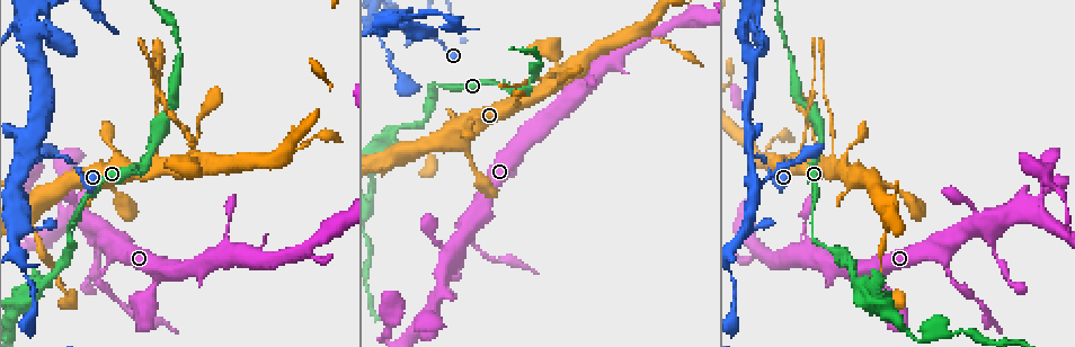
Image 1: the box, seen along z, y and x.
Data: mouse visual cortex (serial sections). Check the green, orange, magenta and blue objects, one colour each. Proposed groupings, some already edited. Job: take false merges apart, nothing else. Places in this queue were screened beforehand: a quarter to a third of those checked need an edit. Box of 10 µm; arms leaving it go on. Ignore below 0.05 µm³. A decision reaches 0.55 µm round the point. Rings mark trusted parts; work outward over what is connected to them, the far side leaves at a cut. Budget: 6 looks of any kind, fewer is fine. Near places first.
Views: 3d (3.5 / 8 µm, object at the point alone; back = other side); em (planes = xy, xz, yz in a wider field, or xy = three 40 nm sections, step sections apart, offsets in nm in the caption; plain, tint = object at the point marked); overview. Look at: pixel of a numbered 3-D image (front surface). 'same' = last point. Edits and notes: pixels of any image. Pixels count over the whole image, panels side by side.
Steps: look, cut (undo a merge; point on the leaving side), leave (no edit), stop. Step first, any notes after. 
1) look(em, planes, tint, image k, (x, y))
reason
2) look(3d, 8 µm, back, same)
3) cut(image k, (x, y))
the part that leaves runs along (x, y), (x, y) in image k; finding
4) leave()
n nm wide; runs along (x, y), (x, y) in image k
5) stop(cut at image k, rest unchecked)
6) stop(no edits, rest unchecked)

look(em, xy, step 3, tint, image 1, (832, 145))

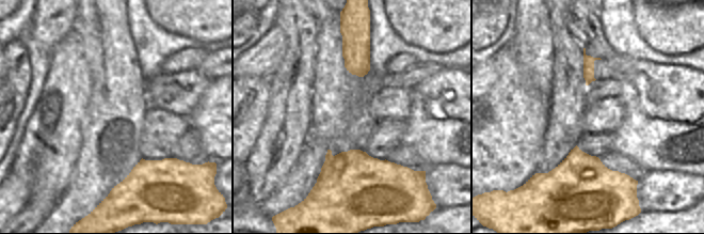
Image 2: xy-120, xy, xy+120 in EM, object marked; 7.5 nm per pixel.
look(3d, 3.5 µm, same)

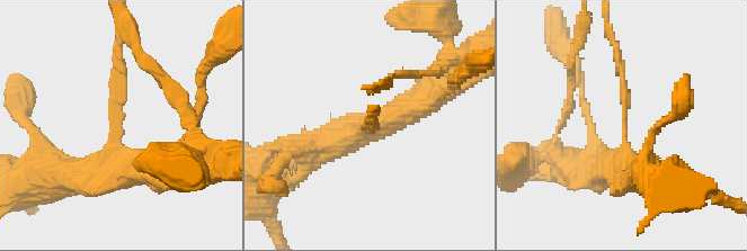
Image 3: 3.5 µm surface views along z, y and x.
cut(image 3, (116, 69))
arms of 150, 400 nm; the part that leaves runs along (114, 108), (121, 88), (121, 39) in image 3; two cells meet here

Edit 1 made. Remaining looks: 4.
look(3d, 8 µm, image 1, (41, 157))
sudden change in width

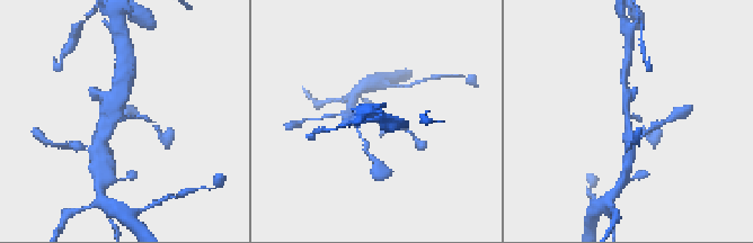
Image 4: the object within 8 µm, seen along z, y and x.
look(3d, 3.5 µm, same)
zoom in

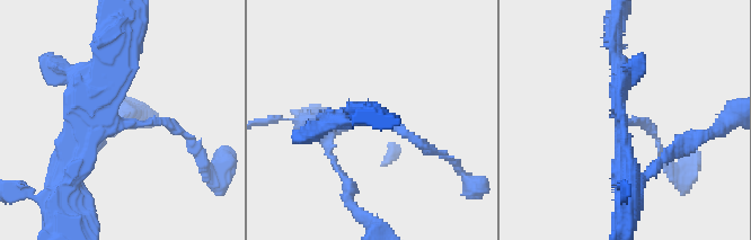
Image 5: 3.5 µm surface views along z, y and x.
look(em, xy, step 1, tint, image 5, (118, 120))
shape alone is not enough

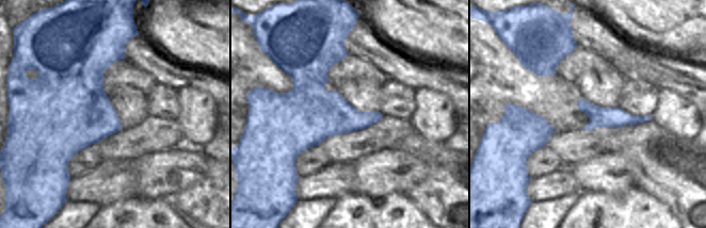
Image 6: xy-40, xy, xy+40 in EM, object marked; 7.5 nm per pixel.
leave()
runs along (579, 102), (597, 116), (643, 118) in image 6; one cell here

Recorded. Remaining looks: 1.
stop(cut at image 3, rest unchecked)

